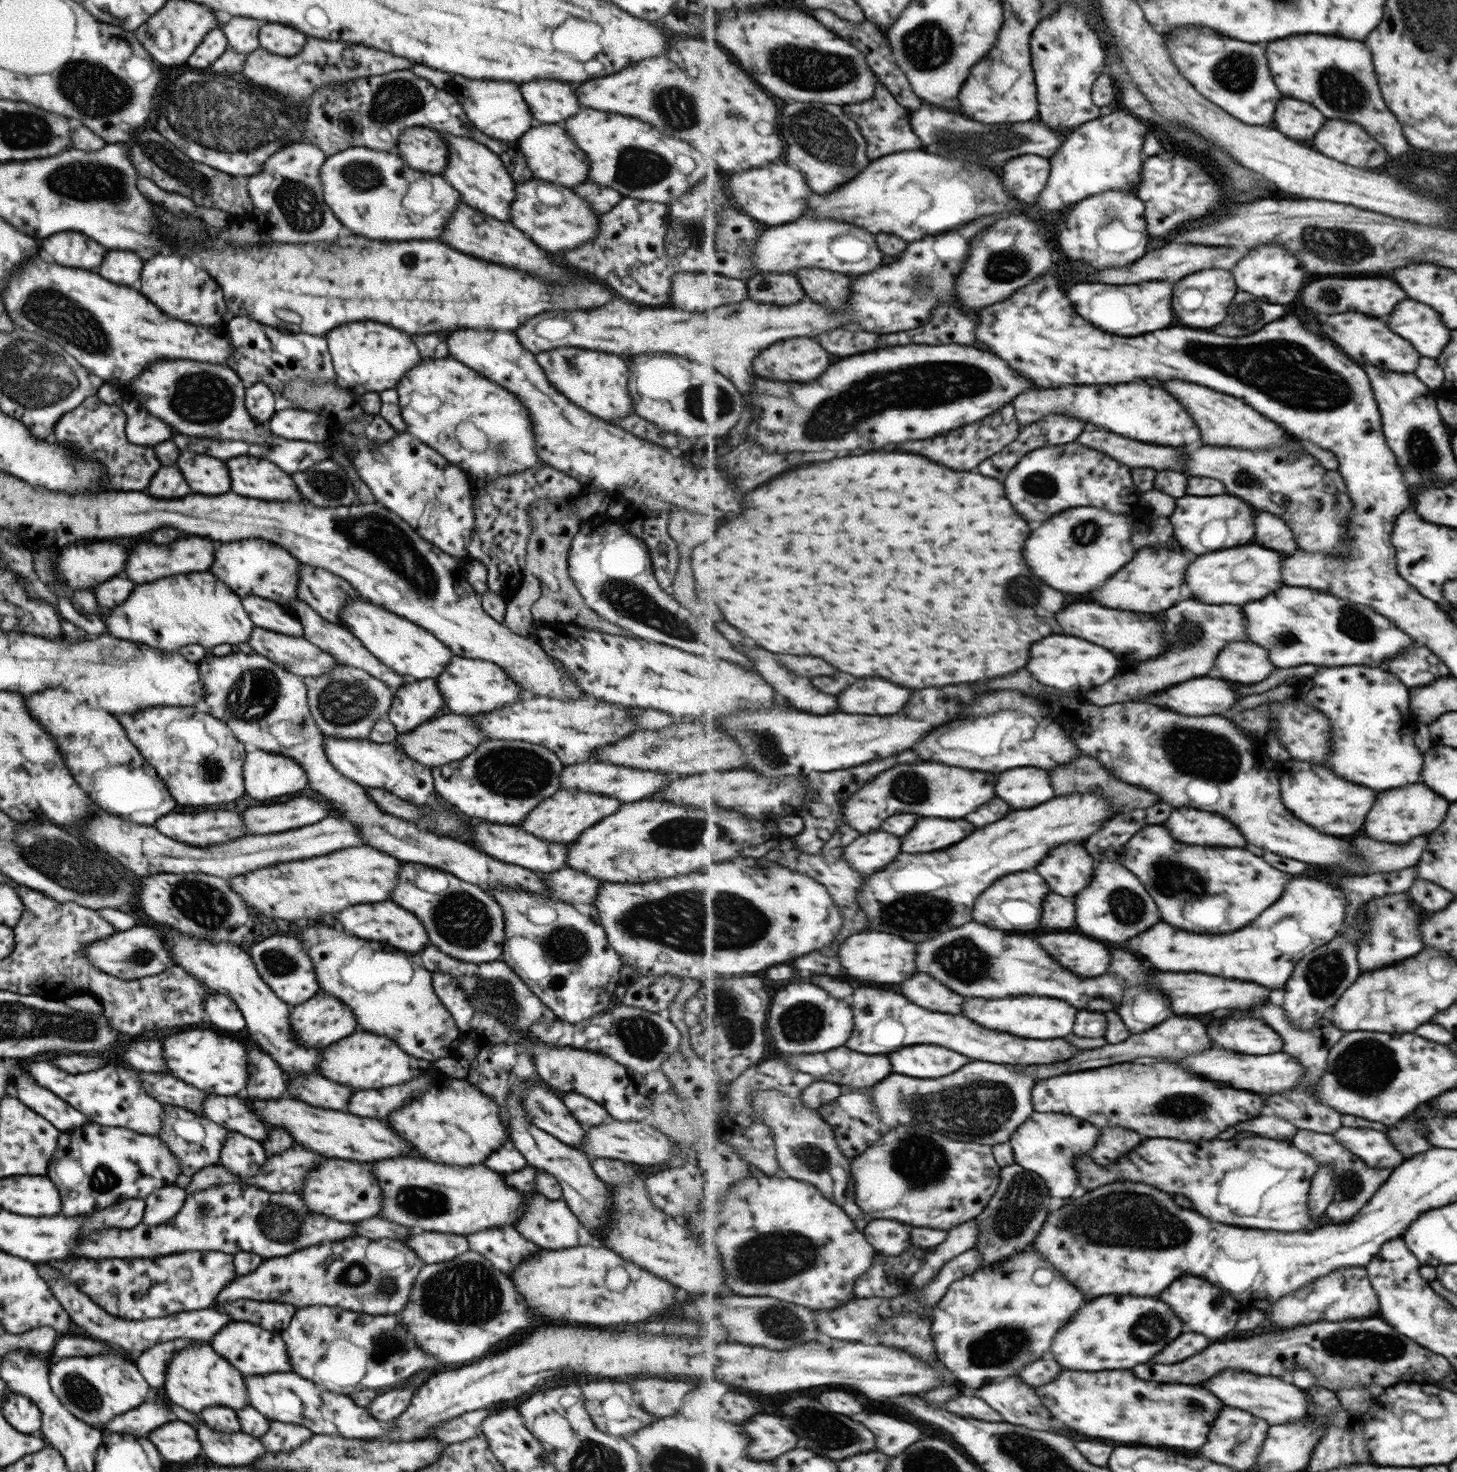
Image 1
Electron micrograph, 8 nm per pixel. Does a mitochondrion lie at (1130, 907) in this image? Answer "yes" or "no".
yes

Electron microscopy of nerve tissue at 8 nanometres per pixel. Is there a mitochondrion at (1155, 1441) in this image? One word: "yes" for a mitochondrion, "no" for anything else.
no

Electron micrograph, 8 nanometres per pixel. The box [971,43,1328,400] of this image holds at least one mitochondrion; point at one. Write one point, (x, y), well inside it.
(1236, 72)

